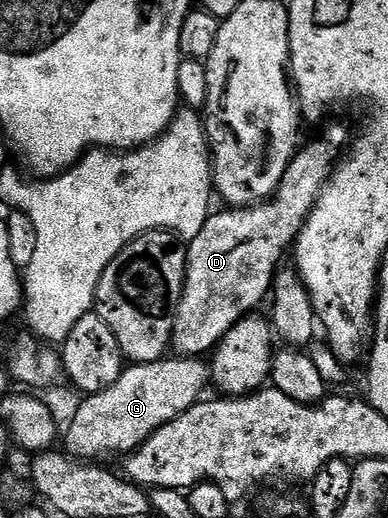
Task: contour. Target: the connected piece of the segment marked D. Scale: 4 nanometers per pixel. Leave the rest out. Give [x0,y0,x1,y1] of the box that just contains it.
[171,125,348,357]

